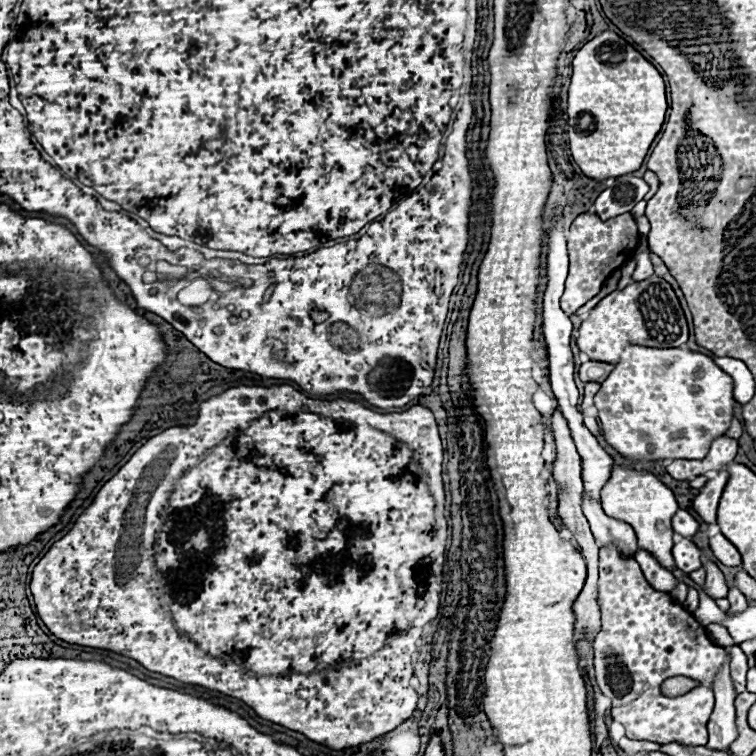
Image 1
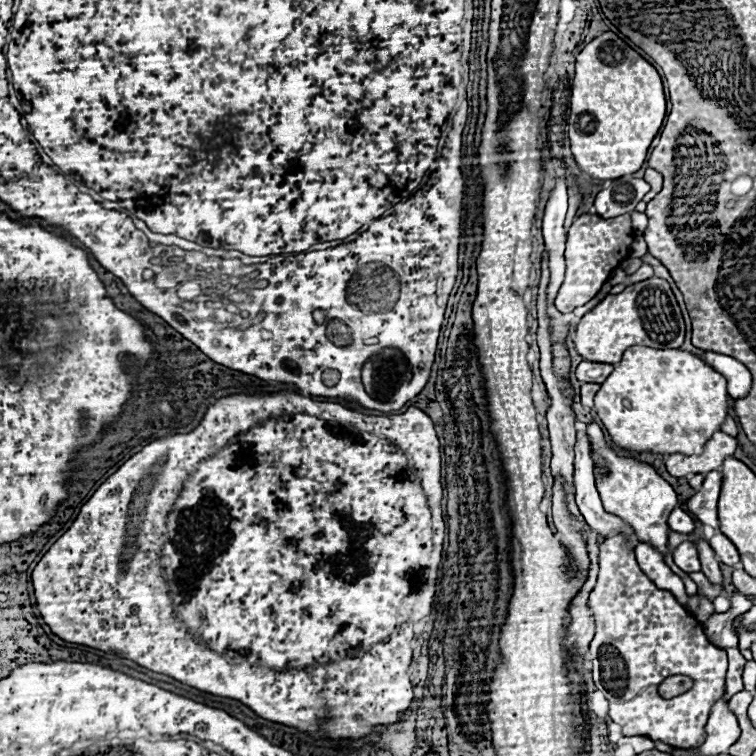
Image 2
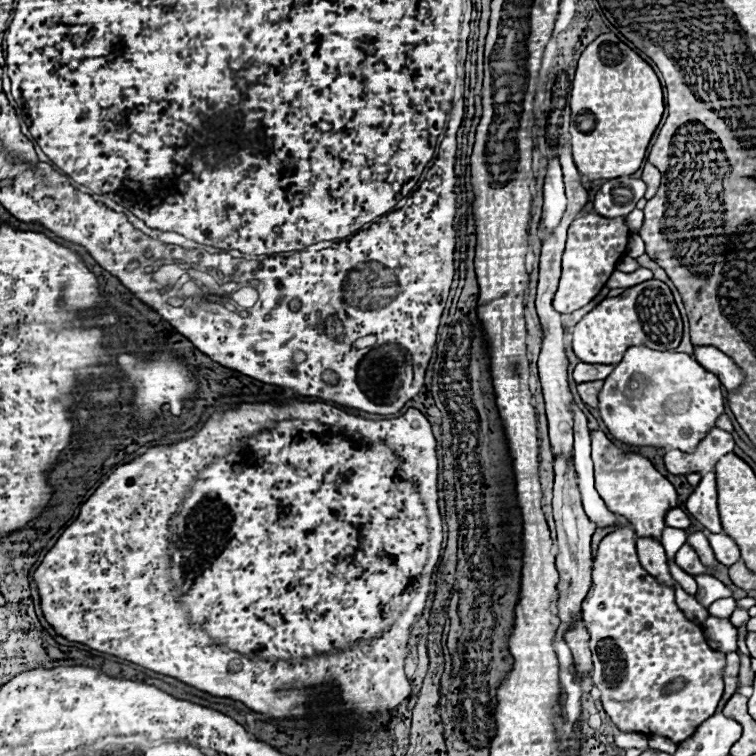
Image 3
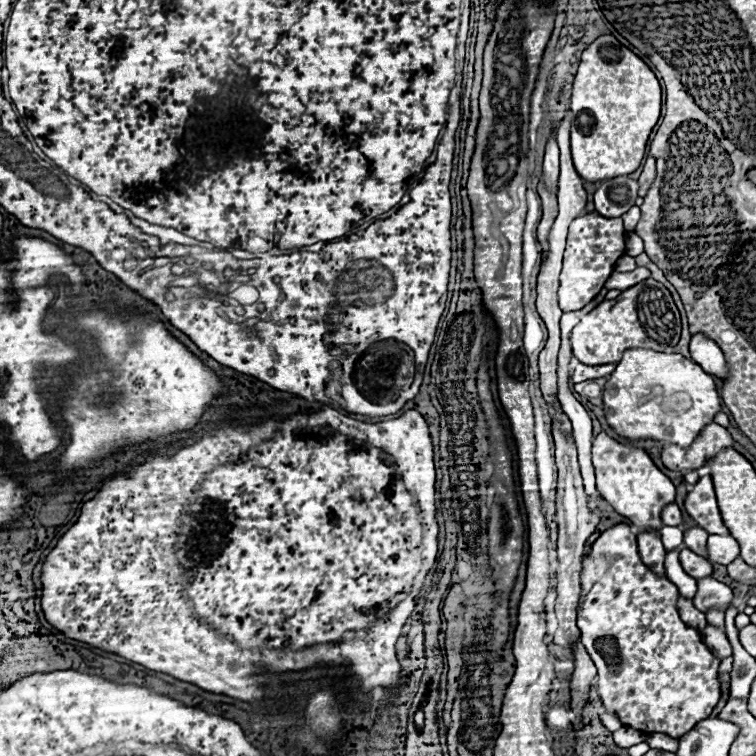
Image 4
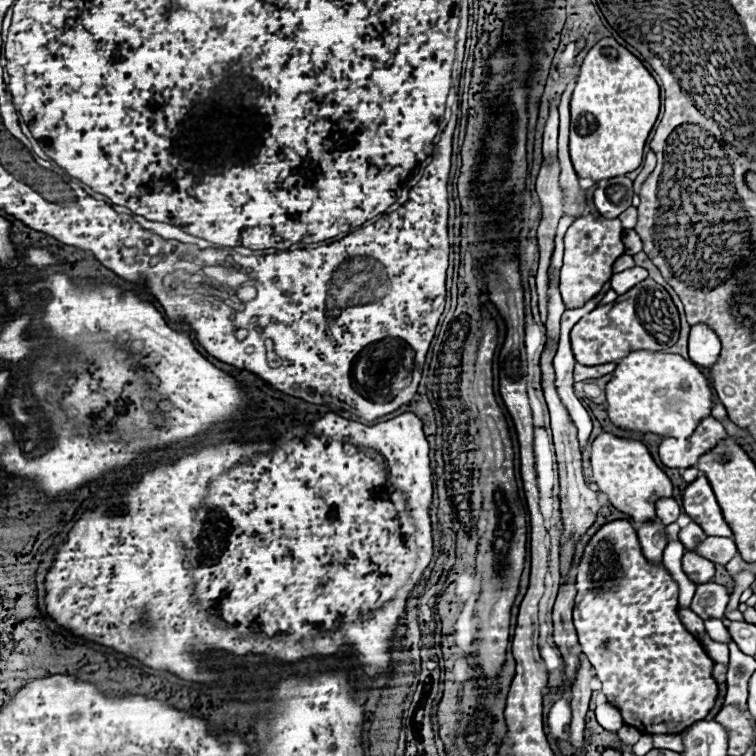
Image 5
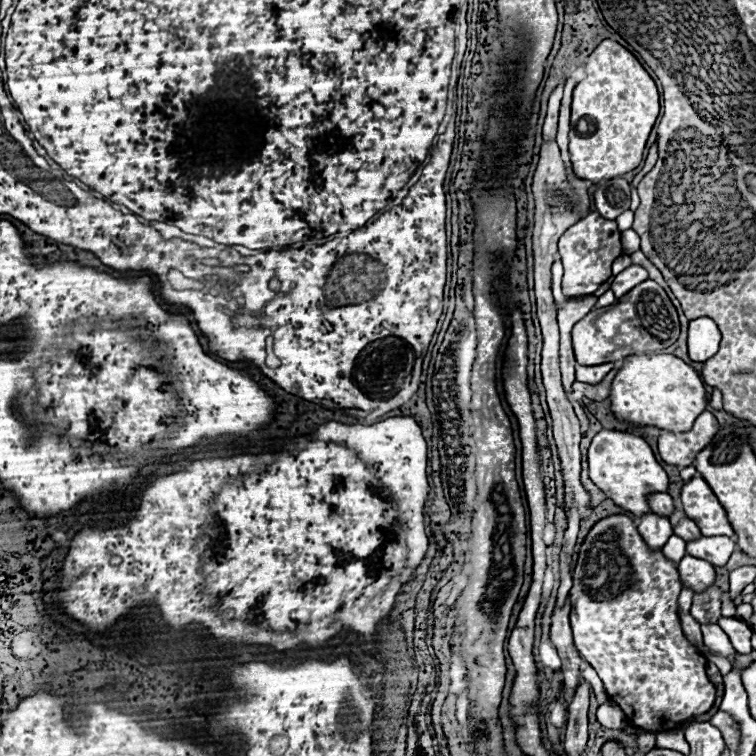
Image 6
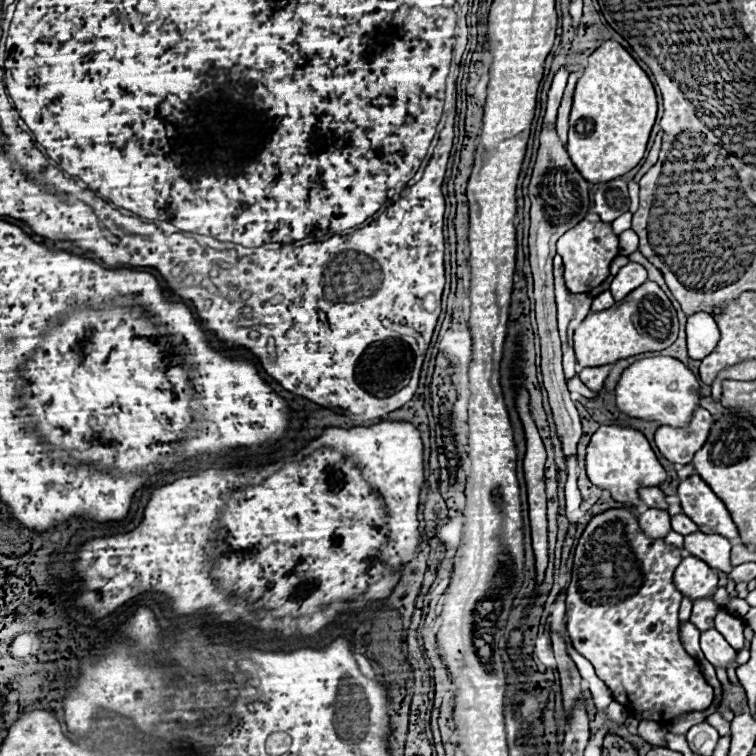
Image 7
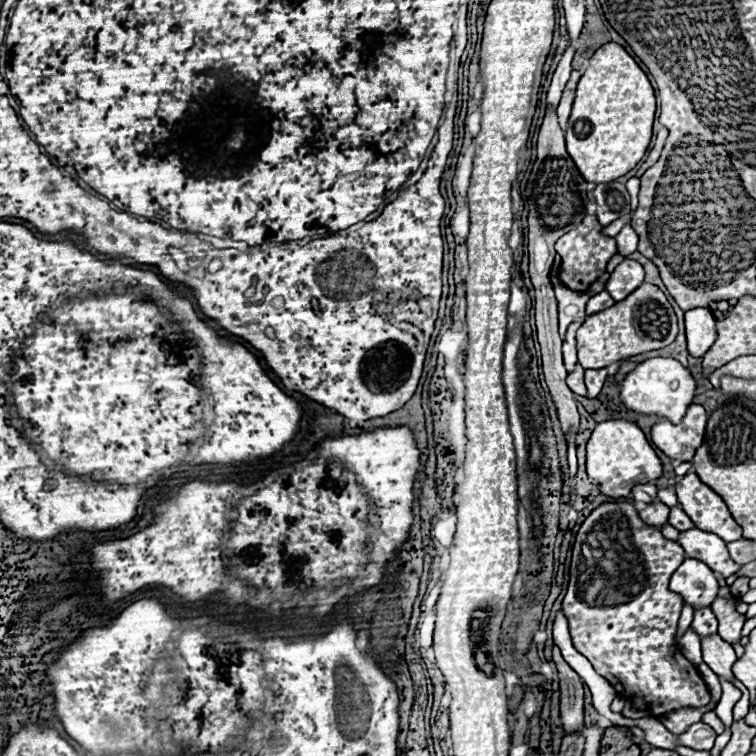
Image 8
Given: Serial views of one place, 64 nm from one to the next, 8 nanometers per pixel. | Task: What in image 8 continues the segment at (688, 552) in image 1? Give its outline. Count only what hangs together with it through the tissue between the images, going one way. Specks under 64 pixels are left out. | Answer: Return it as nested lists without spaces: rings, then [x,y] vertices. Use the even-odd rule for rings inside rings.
[[[686,558],[672,574],[670,590],[680,594],[684,604],[700,610],[708,608],[718,596],[718,580],[716,574],[702,560]]]

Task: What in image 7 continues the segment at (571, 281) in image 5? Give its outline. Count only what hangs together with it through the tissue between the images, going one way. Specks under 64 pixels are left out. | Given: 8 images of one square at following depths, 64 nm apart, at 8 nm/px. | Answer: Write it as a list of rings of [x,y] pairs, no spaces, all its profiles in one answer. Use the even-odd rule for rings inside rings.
[[[588,214],[578,226],[568,230],[558,242],[556,242],[558,254],[564,258],[564,280],[566,288],[574,294],[590,292],[598,284],[604,282],[604,278],[610,274],[608,266],[618,256],[618,236],[612,234],[610,224],[604,224],[598,214]]]

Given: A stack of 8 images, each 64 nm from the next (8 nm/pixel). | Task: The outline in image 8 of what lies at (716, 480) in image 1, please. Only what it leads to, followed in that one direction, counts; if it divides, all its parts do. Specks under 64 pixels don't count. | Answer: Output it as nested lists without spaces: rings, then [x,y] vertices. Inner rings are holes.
[[[688,472],[676,484],[676,496],[682,510],[694,520],[698,528],[714,532],[726,542],[742,538],[742,528],[730,516],[724,500],[712,488],[702,484],[694,472]]]

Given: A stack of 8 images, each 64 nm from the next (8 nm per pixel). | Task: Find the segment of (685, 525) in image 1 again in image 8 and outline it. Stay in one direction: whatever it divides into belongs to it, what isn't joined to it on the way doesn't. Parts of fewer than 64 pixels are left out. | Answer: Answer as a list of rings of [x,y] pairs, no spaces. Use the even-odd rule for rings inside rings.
[[[638,484],[632,488],[632,500],[650,504],[656,500],[656,492],[658,492],[658,488],[654,484]]]

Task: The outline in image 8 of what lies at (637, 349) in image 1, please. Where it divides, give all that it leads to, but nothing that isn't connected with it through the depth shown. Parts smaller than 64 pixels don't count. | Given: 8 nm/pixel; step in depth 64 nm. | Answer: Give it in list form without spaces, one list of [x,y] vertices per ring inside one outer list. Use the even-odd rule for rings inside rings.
[[[648,358],[640,362],[620,386],[620,398],[626,408],[640,414],[656,414],[658,418],[668,418],[678,424],[684,418],[684,412],[692,404],[696,382],[690,372],[674,358]]]

